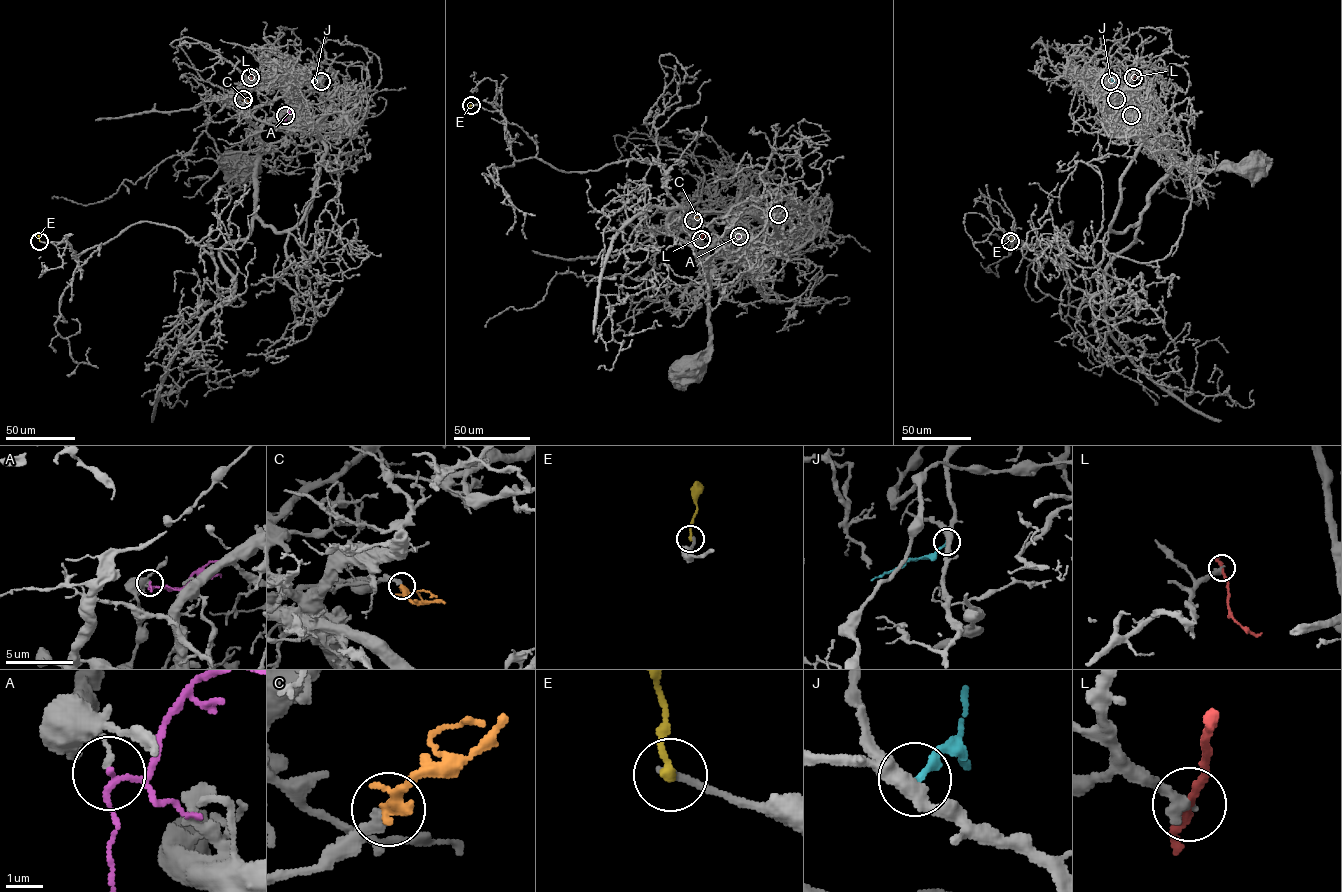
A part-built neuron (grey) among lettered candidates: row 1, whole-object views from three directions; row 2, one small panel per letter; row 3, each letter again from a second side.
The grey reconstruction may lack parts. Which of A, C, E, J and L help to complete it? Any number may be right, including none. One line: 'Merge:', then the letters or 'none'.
Merge: C

